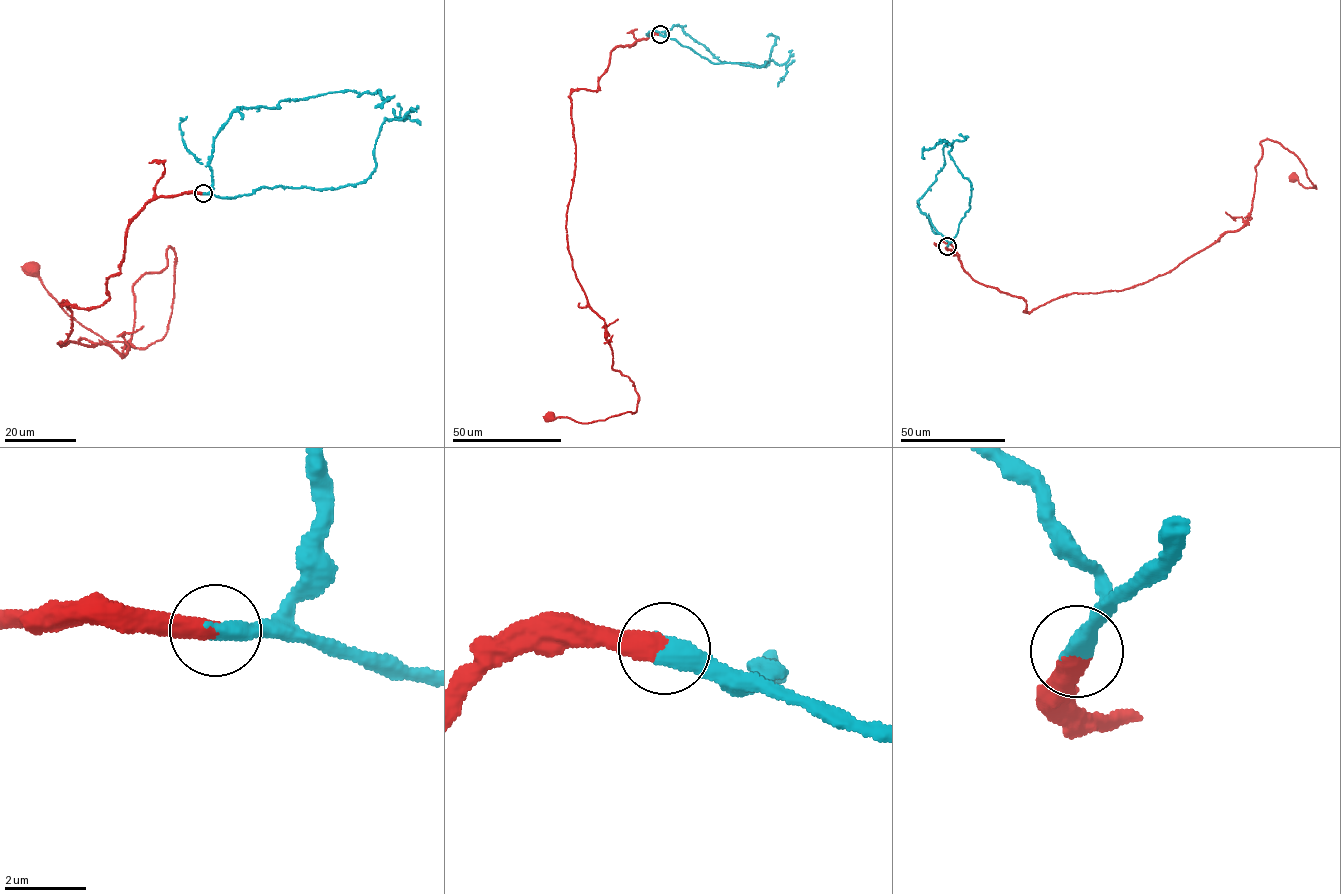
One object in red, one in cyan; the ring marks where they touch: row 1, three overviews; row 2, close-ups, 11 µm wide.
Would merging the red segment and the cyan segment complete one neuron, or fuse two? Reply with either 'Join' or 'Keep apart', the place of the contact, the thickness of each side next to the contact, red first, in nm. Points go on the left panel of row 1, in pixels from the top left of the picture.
Join. Place: (203, 193). Thickness 480 nm (red) against 500 nm

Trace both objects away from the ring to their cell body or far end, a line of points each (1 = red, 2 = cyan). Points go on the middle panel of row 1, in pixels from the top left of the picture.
1: (660, 34), (616, 47), (599, 89), (570, 95), (568, 250), (637, 410), (550, 417)
2: (660, 34), (665, 36), (664, 31), (676, 25), (680, 26), (720, 61), (766, 66), (775, 37), (766, 36)

